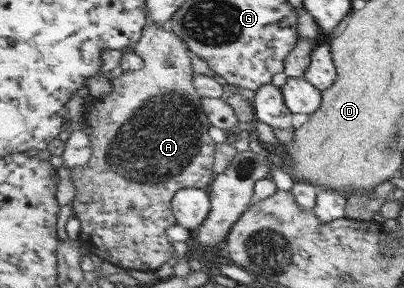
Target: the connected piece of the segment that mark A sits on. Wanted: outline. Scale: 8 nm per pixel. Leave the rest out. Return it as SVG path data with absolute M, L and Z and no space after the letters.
M148 23L145 26L142 38L132 50L145 60L145 67L138 71L126 71L117 79L112 79L113 91L107 97L95 98L87 105L83 105L84 119L88 122L88 126L92 128L90 133L92 158L89 160L88 166L83 165L83 167L75 167L75 169L70 170L70 180L75 190L69 208L74 212L74 216L81 221L81 235L79 235L77 241L81 241L93 254L126 270L159 270L167 262L174 262L179 256L173 246L169 244L171 239L167 235L167 229L178 224L173 208L175 194L182 189L199 188L203 190L205 187L210 187L211 181L214 181L217 174L214 170L217 144L211 140L211 135L209 135L209 127L212 123L202 108L203 97L199 95L198 88L194 84L196 74L194 73L193 54L183 36L177 35L167 27L160 27L156 23Z

